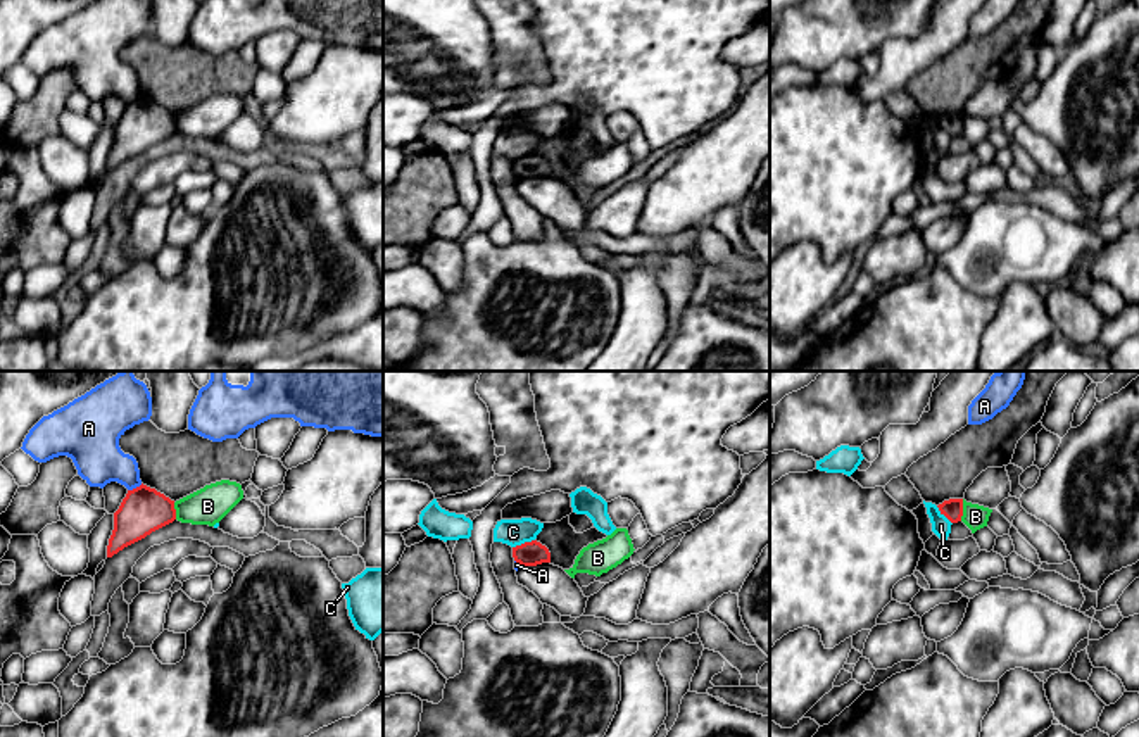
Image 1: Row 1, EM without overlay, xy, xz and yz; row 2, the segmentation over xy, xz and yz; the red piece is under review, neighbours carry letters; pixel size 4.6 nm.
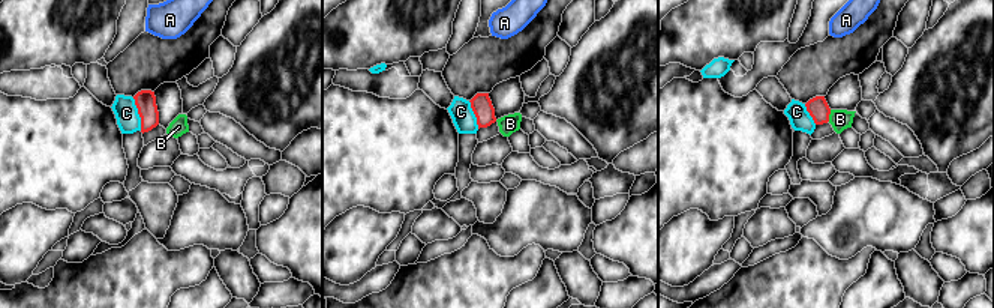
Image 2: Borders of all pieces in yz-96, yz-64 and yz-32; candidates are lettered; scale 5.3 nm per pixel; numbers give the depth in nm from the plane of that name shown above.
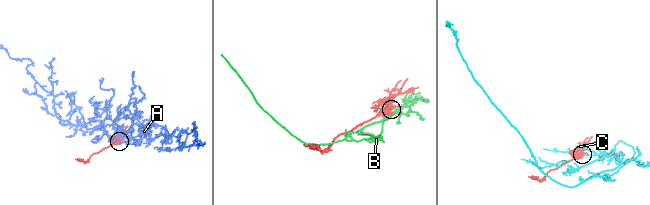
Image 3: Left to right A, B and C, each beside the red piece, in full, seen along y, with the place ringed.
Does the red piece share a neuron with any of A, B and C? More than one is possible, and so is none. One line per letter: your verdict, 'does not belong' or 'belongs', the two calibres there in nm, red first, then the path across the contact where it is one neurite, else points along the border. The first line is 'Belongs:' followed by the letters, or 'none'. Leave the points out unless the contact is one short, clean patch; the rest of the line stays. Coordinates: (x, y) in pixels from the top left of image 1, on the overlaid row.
Belongs: none
A: does not belong; 220 nm thick on the red side, 220 nm on the other
B: does not belong; 100 nm thick on the red side, 120 nm on the other; border along yz (963, 499), (960, 520)
C: does not belong; 110 nm thick on the red side, 130 nm on the other

